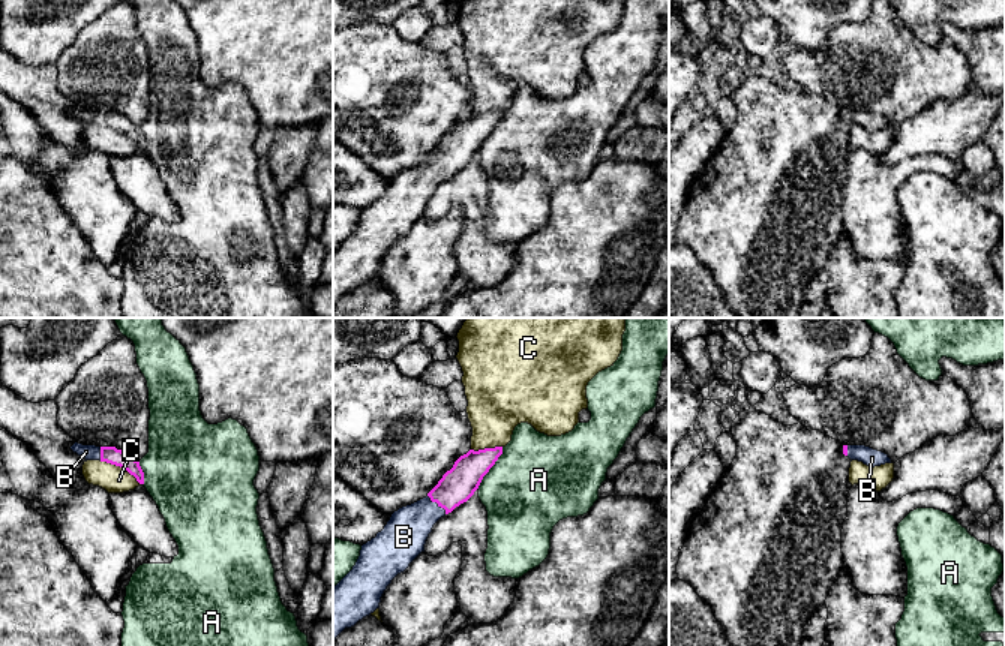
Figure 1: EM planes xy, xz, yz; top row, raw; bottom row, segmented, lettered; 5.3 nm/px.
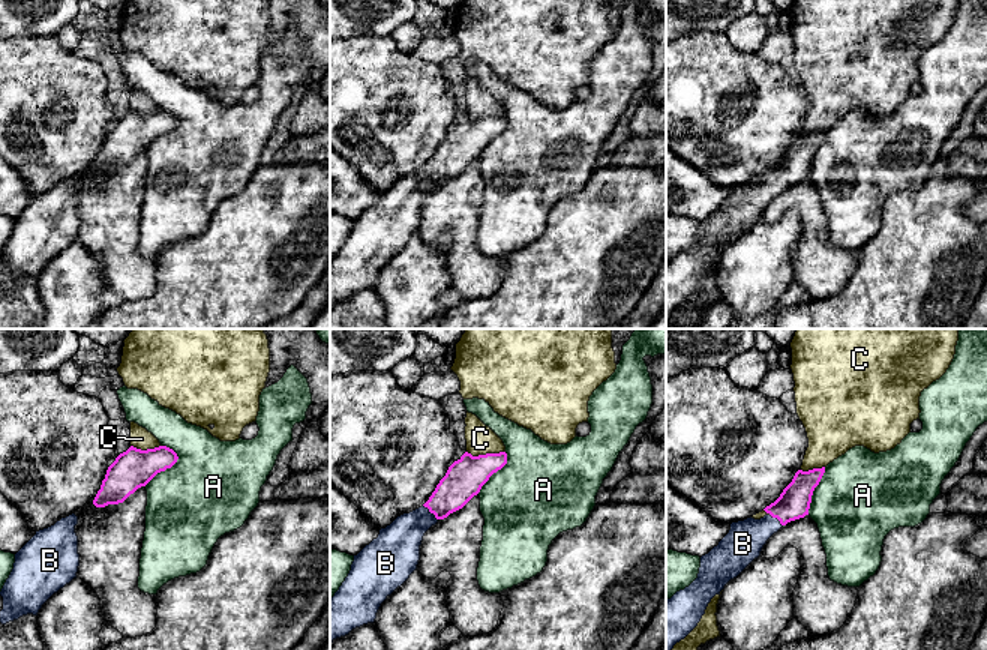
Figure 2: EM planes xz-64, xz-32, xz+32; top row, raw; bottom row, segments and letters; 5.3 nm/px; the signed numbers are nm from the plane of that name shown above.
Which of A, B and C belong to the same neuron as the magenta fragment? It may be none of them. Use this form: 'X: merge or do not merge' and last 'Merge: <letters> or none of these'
A: do not merge
B: merge
C: do not merge
Merge: B

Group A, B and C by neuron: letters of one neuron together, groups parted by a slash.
A / B / C

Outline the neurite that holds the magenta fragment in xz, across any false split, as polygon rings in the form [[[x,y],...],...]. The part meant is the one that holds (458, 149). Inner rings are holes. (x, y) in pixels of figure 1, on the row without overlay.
[[[502,111],[470,114],[454,126],[426,162],[394,175],[384,193],[362,210],[352,234],[333,252],[333,307],[345,292],[354,291],[380,271],[381,261],[392,244],[424,216],[434,189],[474,159],[501,118]]]

